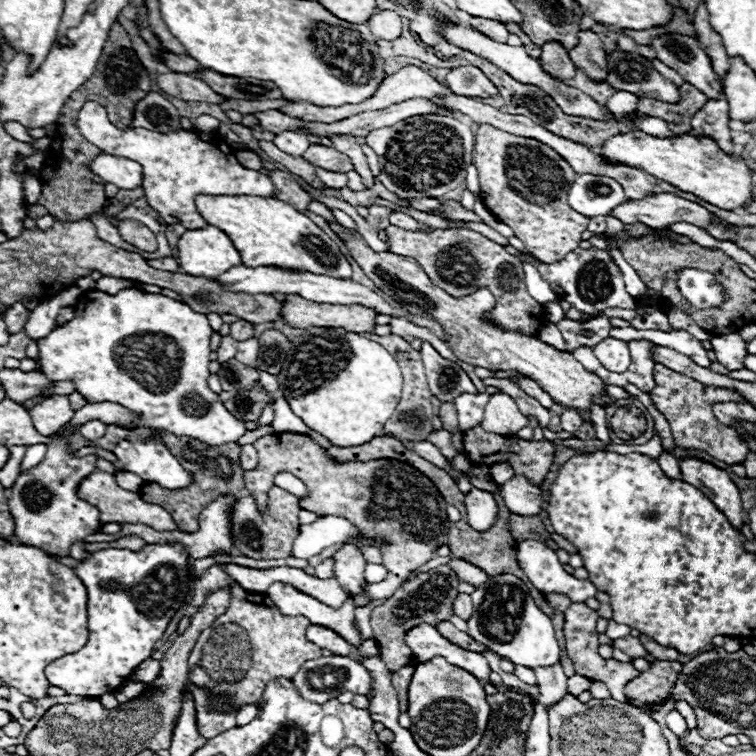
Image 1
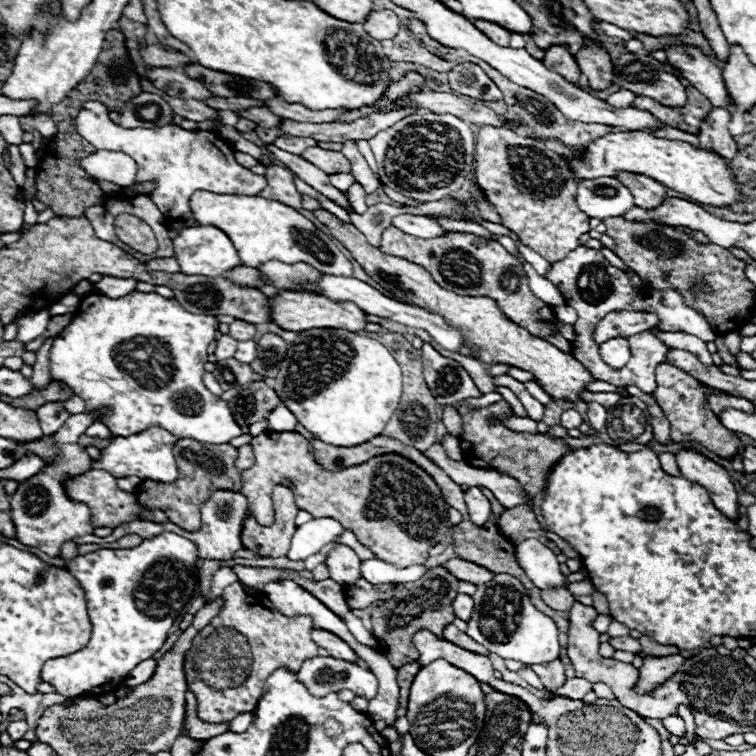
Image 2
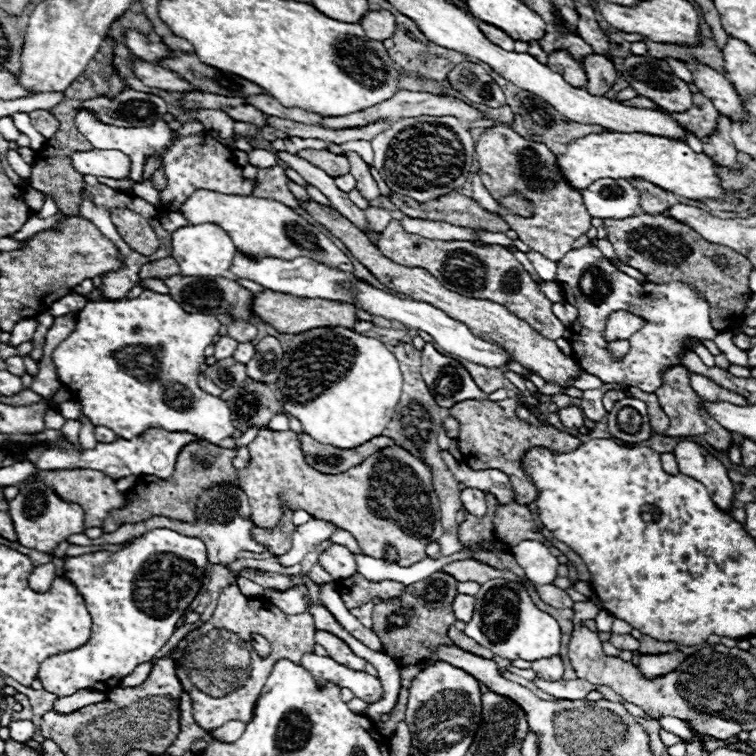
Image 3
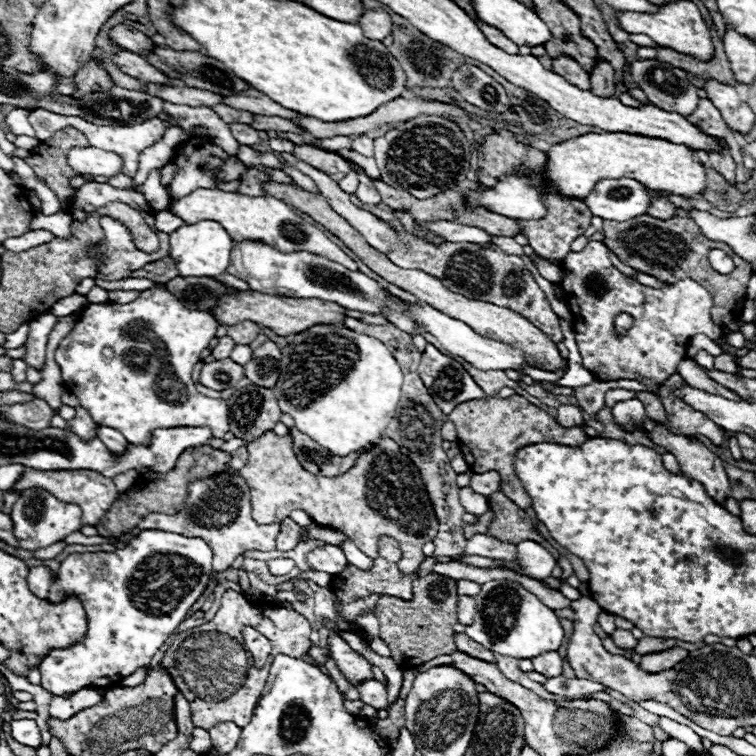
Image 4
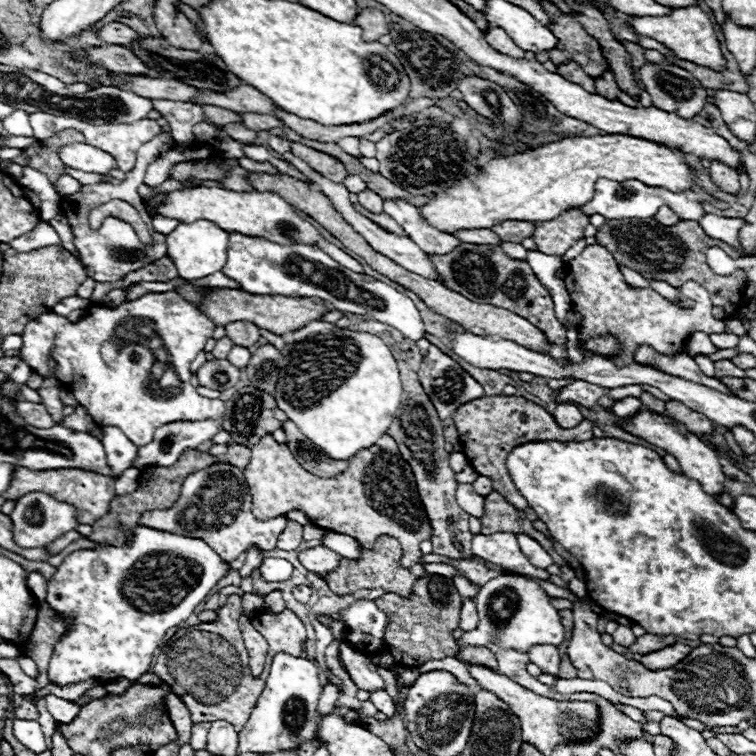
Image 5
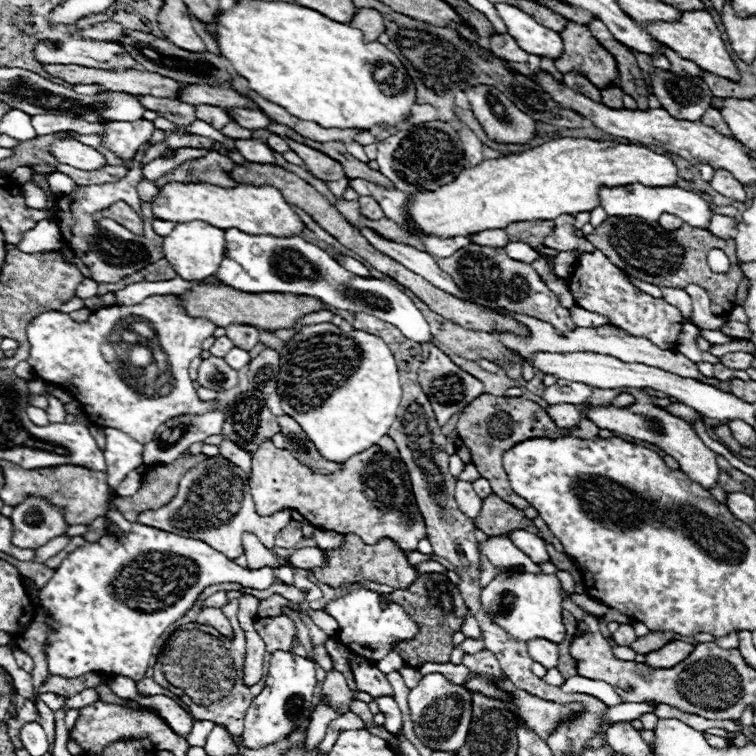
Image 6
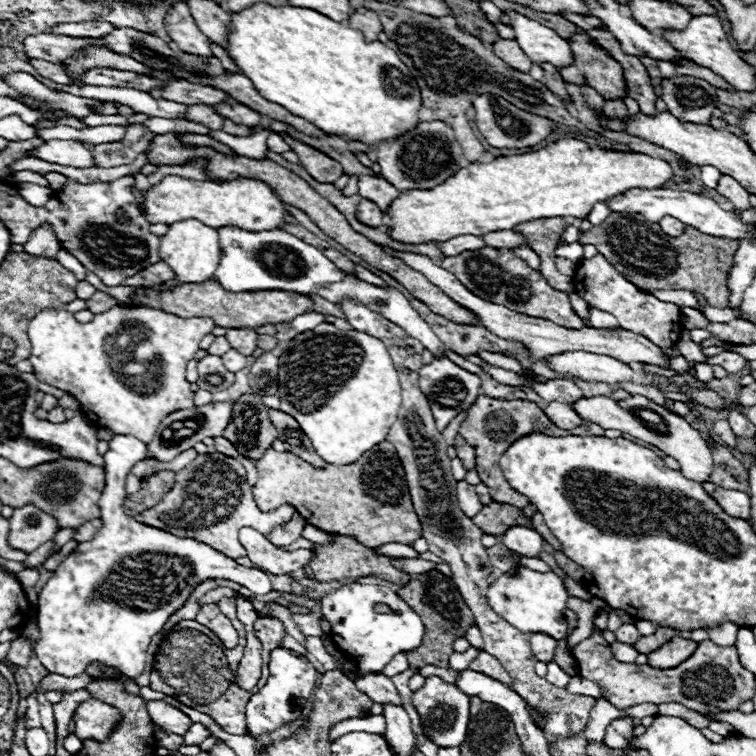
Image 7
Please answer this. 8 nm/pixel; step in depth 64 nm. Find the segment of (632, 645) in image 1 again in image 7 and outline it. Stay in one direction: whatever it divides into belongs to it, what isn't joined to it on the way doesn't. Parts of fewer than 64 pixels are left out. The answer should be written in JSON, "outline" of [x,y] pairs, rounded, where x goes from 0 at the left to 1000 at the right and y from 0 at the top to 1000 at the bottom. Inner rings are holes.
{"outline":[[[823,825],[823,828],[812,836],[812,841],[815,841],[815,847],[823,849],[823,852],[839,852],[839,849],[847,844],[847,839],[844,839],[844,833],[841,833],[839,825]]]}

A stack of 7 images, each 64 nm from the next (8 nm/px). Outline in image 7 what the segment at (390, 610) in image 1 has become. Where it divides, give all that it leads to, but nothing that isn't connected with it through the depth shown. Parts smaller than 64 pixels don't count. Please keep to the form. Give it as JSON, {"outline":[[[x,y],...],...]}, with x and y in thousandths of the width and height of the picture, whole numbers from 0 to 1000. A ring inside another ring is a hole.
{"outline":[[[569,754],[569,757],[553,759],[542,772],[532,775],[524,786],[558,817],[558,825],[561,825],[558,852],[545,862],[534,862],[542,884],[558,884],[563,878],[593,881],[593,868],[595,868],[595,862],[601,862],[598,849],[606,841],[614,841],[619,828],[627,825],[627,815],[624,815],[622,804],[616,802],[614,791],[608,788],[598,765],[593,765],[577,754]]]}

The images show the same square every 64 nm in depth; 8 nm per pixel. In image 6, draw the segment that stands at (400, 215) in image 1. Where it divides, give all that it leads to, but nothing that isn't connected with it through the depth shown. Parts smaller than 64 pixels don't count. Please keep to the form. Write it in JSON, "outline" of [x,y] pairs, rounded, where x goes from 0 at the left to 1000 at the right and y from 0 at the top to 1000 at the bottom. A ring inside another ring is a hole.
{"outline":[[[640,304],[640,307],[630,307],[619,312],[627,323],[638,323],[638,325],[656,325],[656,328],[667,328],[672,323],[672,312],[664,304]]]}

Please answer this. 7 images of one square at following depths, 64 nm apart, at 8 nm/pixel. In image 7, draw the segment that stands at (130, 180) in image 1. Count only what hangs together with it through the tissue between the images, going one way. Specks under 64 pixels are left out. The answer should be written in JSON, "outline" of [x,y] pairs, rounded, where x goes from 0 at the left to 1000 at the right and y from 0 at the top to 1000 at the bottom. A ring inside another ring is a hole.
{"outline":[[[63,185],[56,196],[45,198],[42,204],[69,217],[85,217],[85,220],[98,220],[98,222],[124,220],[124,206],[119,196],[98,185]]]}

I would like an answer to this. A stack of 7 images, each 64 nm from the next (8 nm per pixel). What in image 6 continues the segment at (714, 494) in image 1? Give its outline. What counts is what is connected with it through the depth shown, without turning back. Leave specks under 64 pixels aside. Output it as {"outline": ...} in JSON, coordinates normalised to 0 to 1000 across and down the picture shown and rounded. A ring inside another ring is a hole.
{"outline":[[[841,532],[833,540],[817,542],[812,537],[786,537],[783,542],[778,542],[778,556],[786,556],[786,561],[791,561],[794,566],[817,571],[817,574],[828,574],[844,582],[854,582],[860,587],[868,587],[870,593],[876,593],[881,601],[892,603],[892,608],[897,608],[899,622],[918,638],[929,640],[929,646],[942,646],[950,640],[950,630],[952,630],[952,619],[947,614],[947,601],[931,590],[931,585],[923,579],[923,574],[918,571],[918,566],[905,558],[897,550],[884,548],[878,540],[870,540],[865,534],[857,532]]]}

